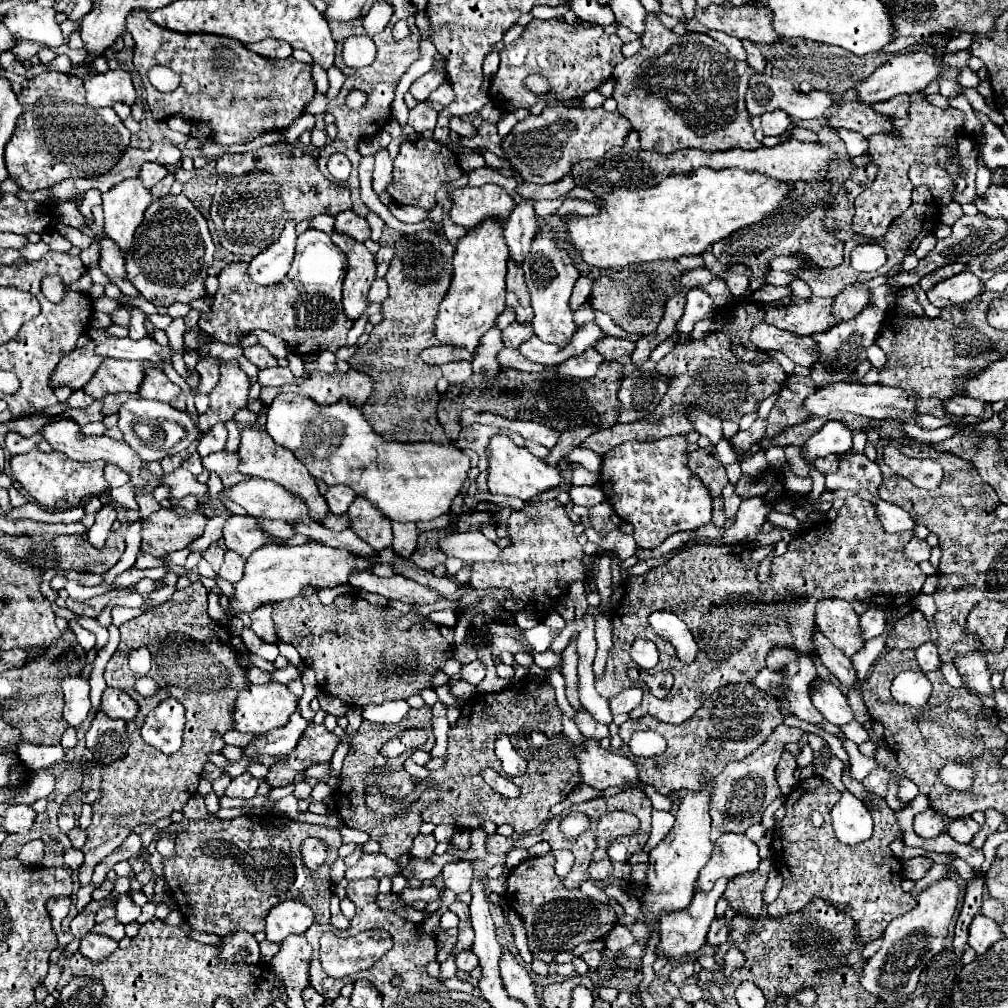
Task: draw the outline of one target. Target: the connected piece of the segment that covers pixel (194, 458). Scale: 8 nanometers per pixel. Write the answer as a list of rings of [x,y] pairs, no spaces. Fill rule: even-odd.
[[[198,453],[190,455],[190,457],[182,463],[182,467],[184,467],[184,469],[188,469],[194,477],[198,477],[198,475],[204,471],[204,467],[202,467],[202,457],[200,457]]]

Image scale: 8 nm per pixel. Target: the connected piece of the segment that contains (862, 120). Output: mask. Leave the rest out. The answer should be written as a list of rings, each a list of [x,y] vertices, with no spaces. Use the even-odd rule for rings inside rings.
[[[854,91],[844,93],[844,101],[840,105],[840,111],[830,119],[832,127],[858,131],[864,137],[878,135],[878,133],[894,133],[894,125],[888,115],[874,111],[872,105],[860,103],[854,97],[856,97]]]

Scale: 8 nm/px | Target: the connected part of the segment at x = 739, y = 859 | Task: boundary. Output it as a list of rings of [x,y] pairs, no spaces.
[[[722,835],[714,843],[712,859],[701,869],[696,887],[700,891],[710,891],[720,877],[732,879],[756,871],[758,863],[758,847],[746,835]]]

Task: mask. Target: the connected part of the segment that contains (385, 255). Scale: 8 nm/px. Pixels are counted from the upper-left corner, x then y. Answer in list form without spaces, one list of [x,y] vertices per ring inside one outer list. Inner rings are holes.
[[[382,247],[382,249],[376,253],[376,267],[378,267],[376,279],[382,279],[382,277],[386,275],[392,257],[394,257],[394,249],[392,249],[392,247]]]

